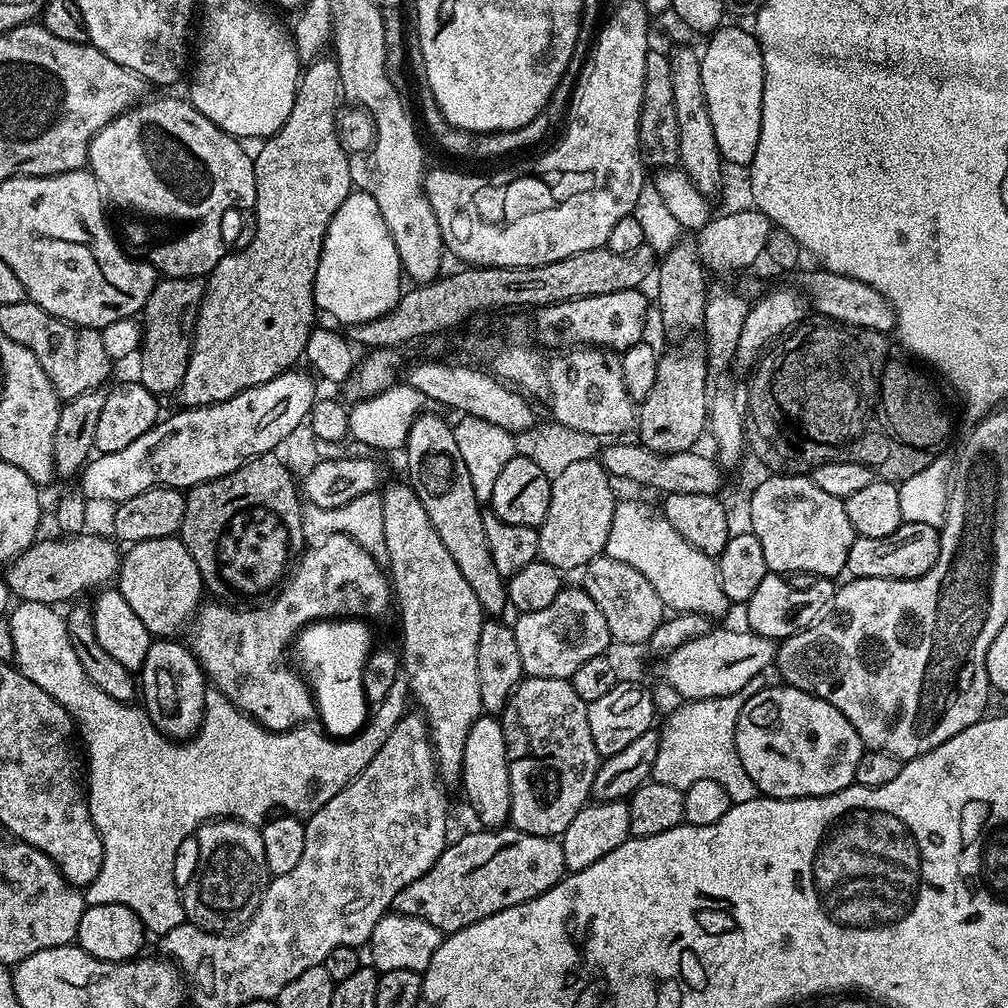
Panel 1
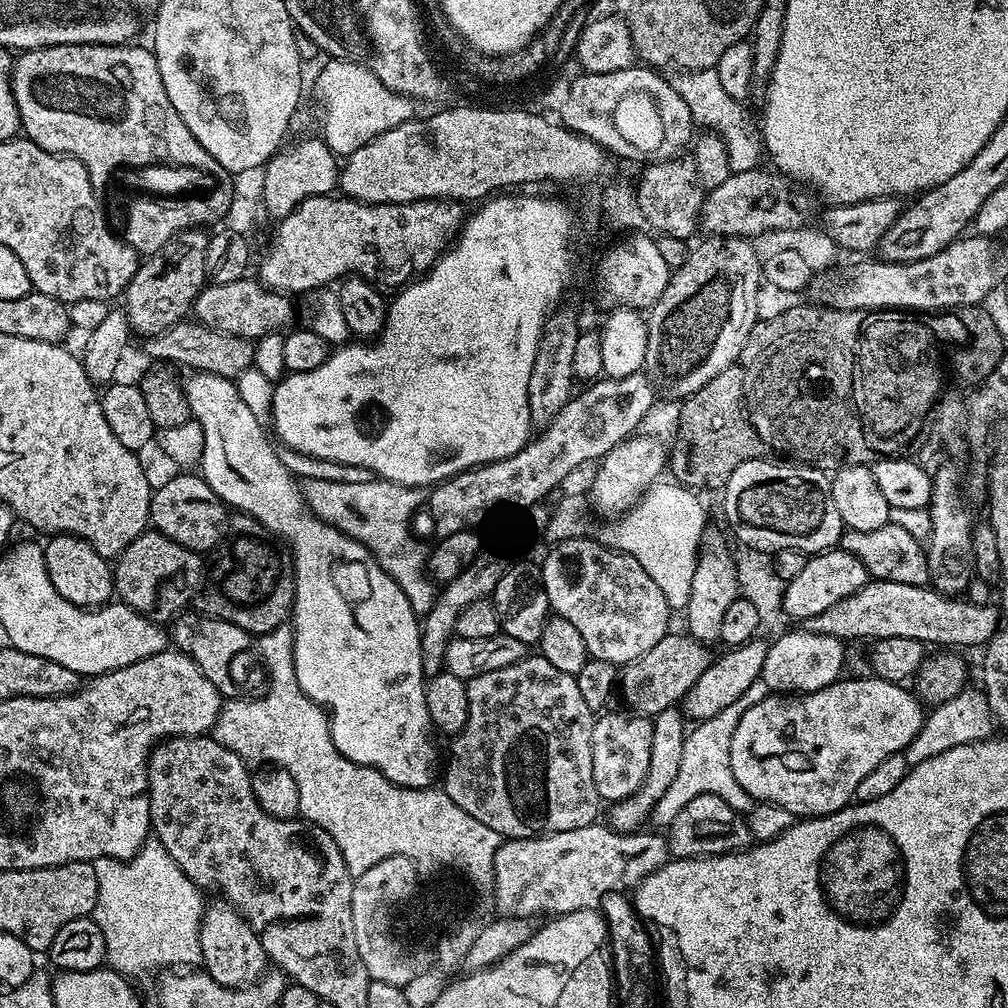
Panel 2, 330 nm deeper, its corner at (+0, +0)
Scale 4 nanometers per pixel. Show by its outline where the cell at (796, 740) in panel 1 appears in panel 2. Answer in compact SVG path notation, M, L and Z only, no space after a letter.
M868 674L865 680L847 680L841 678L835 680L830 686L826 686L817 692L803 694L769 694L765 700L750 706L746 714L738 722L738 730L734 730L734 738L730 738L730 766L734 770L734 778L738 778L738 786L752 795L753 801L765 804L777 804L792 812L796 818L811 818L813 816L825 816L831 812L837 812L853 803L856 787L882 758L890 758L896 752L903 752L910 746L912 739L918 734L926 717L926 708L923 703L911 691L907 692L904 684L895 684L889 680L881 680L875 674Z

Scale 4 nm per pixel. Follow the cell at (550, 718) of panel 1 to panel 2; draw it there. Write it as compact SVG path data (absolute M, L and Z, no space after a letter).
M539 654L525 655L524 659L514 662L510 666L502 666L502 670L490 670L490 674L478 674L478 678L467 681L468 689L468 717L466 726L462 726L460 732L451 737L452 749L448 752L448 765L443 765L442 790L450 798L454 798L457 806L462 806L466 814L478 818L490 830L494 830L501 838L510 840L529 840L531 836L548 836L552 832L565 832L566 830L578 830L587 824L597 823L602 807L602 801L598 790L594 786L594 762L592 761L592 725L594 723L594 709L586 706L582 699L582 693L578 690L578 682L575 676L562 674L562 670L550 666L546 658Z

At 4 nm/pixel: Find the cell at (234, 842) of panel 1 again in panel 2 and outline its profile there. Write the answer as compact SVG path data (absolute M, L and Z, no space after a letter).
M219 902L220 904L209 903L204 910L204 920L200 923L200 945L202 946L203 971L210 974L210 978L214 978L214 982L218 982L227 988L246 988L250 984L256 983L261 976L265 975L266 967L269 963L267 954L264 952L264 941L261 933L248 925L247 920L227 902Z

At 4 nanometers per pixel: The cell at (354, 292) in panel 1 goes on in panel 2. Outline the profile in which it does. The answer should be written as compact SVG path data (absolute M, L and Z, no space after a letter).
M323 139L300 140L281 147L264 165L266 182L262 194L263 211L269 216L282 218L308 196L327 196L338 184L338 157L328 149Z

